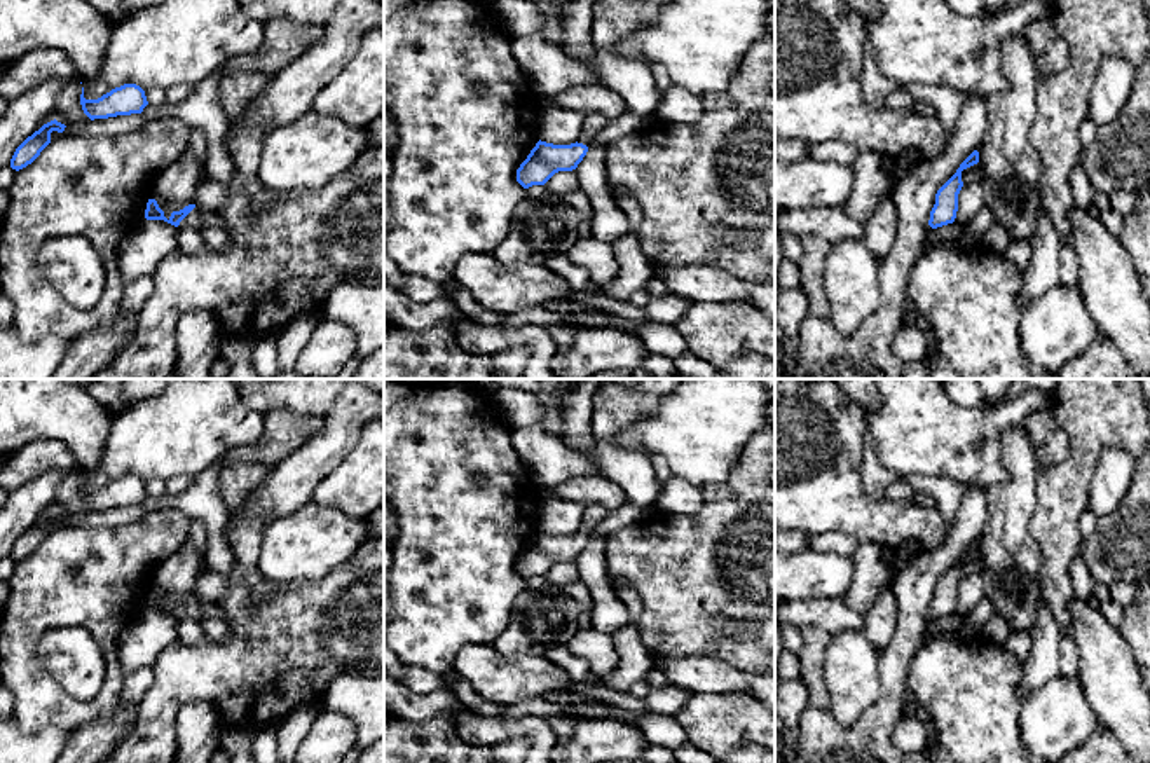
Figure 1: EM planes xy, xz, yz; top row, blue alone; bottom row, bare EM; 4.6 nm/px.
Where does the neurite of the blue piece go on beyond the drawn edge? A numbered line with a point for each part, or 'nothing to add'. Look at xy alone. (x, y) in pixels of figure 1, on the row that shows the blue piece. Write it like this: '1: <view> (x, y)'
1: xy (194, 219)

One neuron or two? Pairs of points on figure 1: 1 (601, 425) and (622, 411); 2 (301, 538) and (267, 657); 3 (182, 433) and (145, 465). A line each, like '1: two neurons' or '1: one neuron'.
1: one neuron
2: two neurons
3: one neuron

